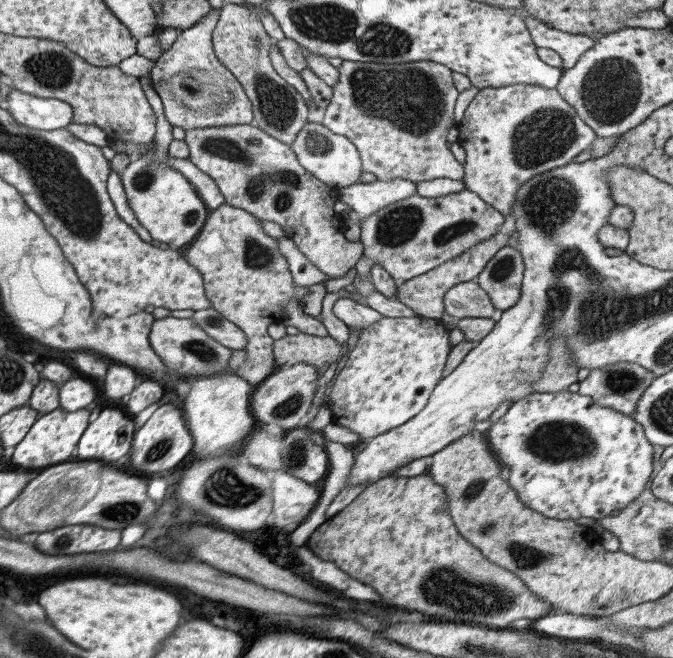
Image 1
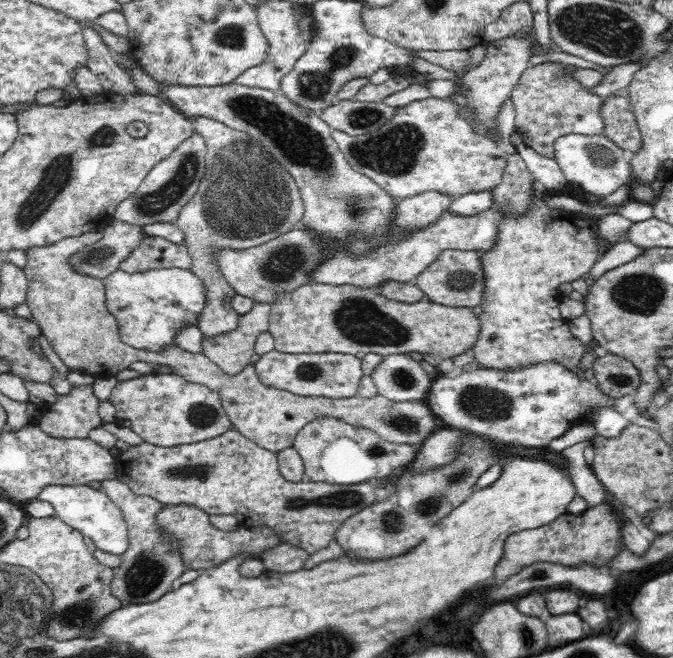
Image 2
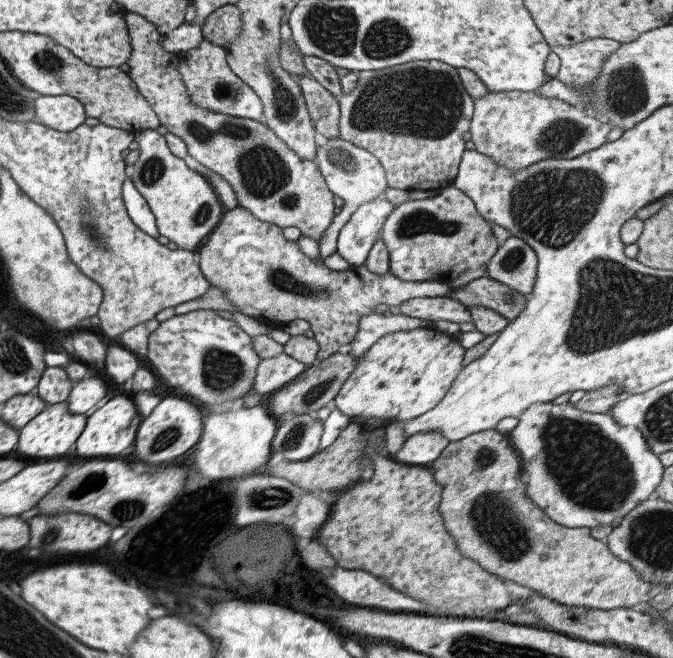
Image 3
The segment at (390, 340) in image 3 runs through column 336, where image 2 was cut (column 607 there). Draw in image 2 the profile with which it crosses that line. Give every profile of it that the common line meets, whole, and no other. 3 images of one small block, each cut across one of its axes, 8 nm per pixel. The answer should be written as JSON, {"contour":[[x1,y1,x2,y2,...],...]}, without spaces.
{"contour":[[557,361,518,366,514,370,480,366,453,378,438,376,426,398,434,415,461,433,488,436,501,444,544,449,573,426,593,424,596,412,614,408,617,400,604,393,595,378,580,377,576,369]]}

